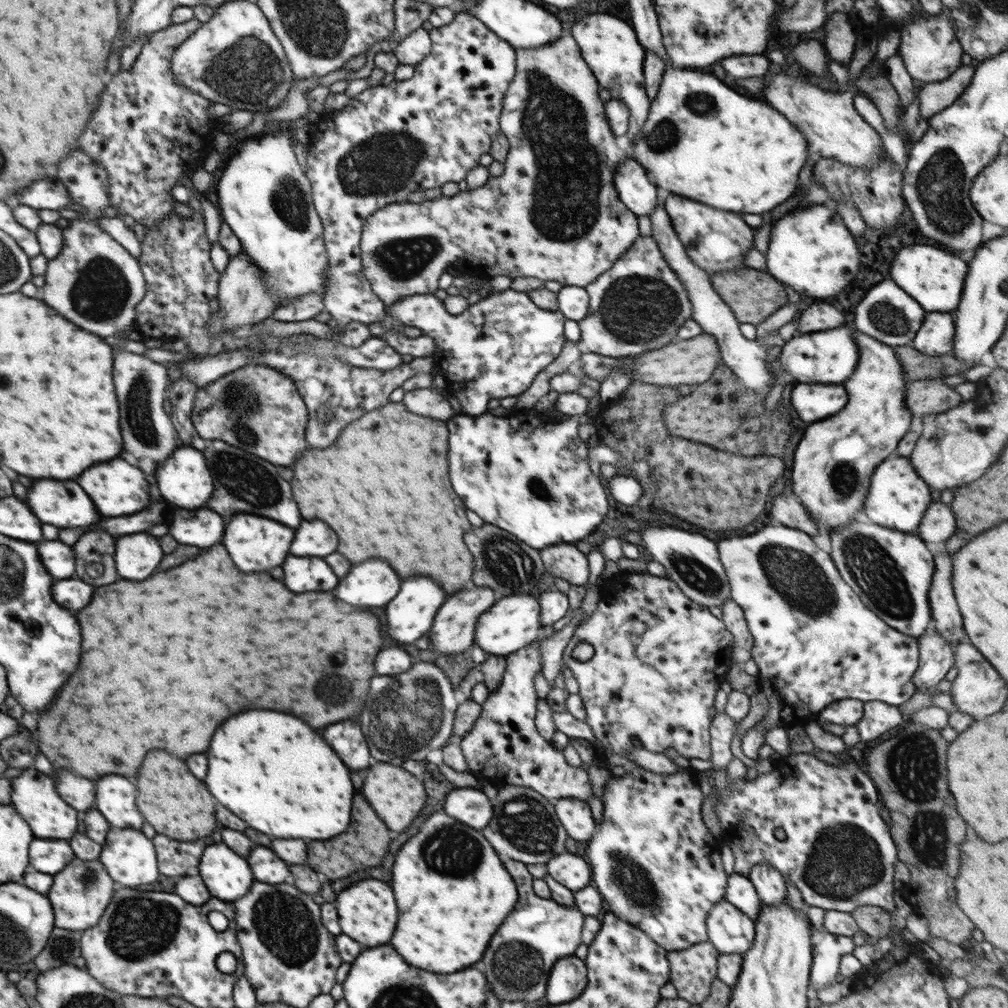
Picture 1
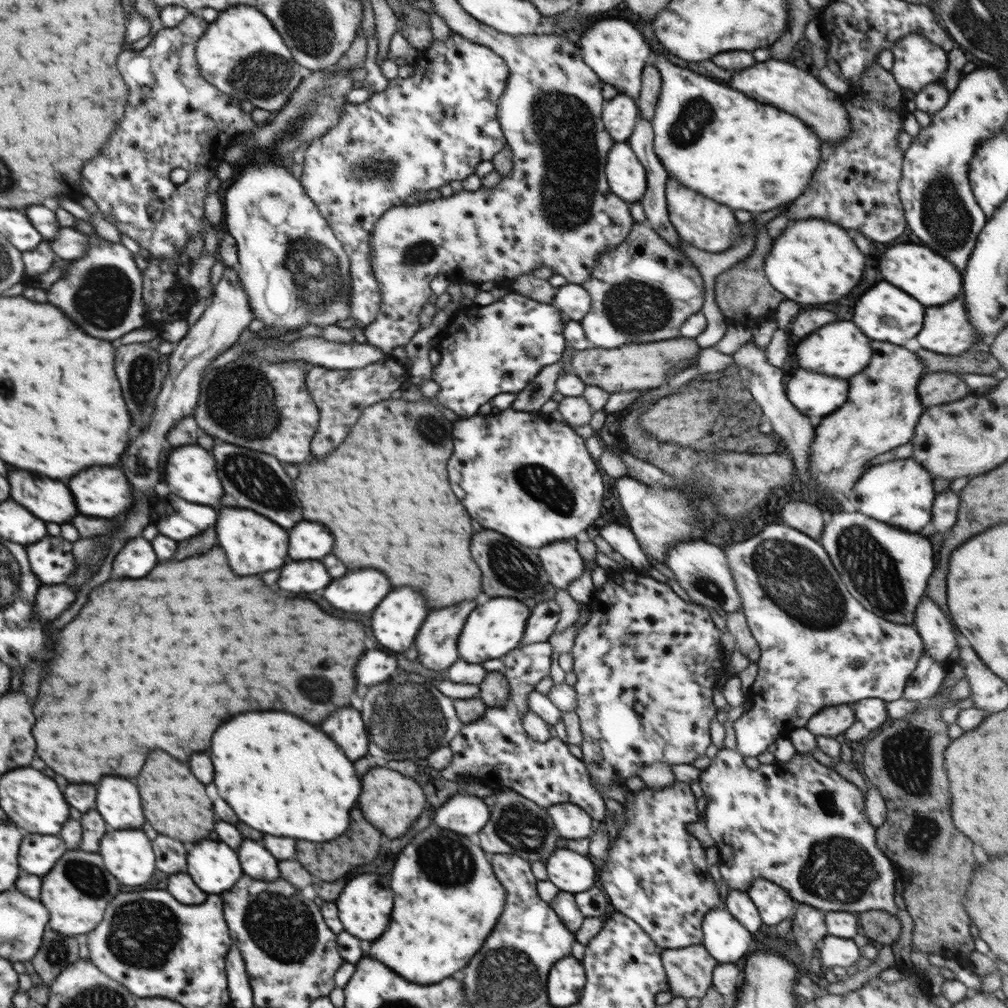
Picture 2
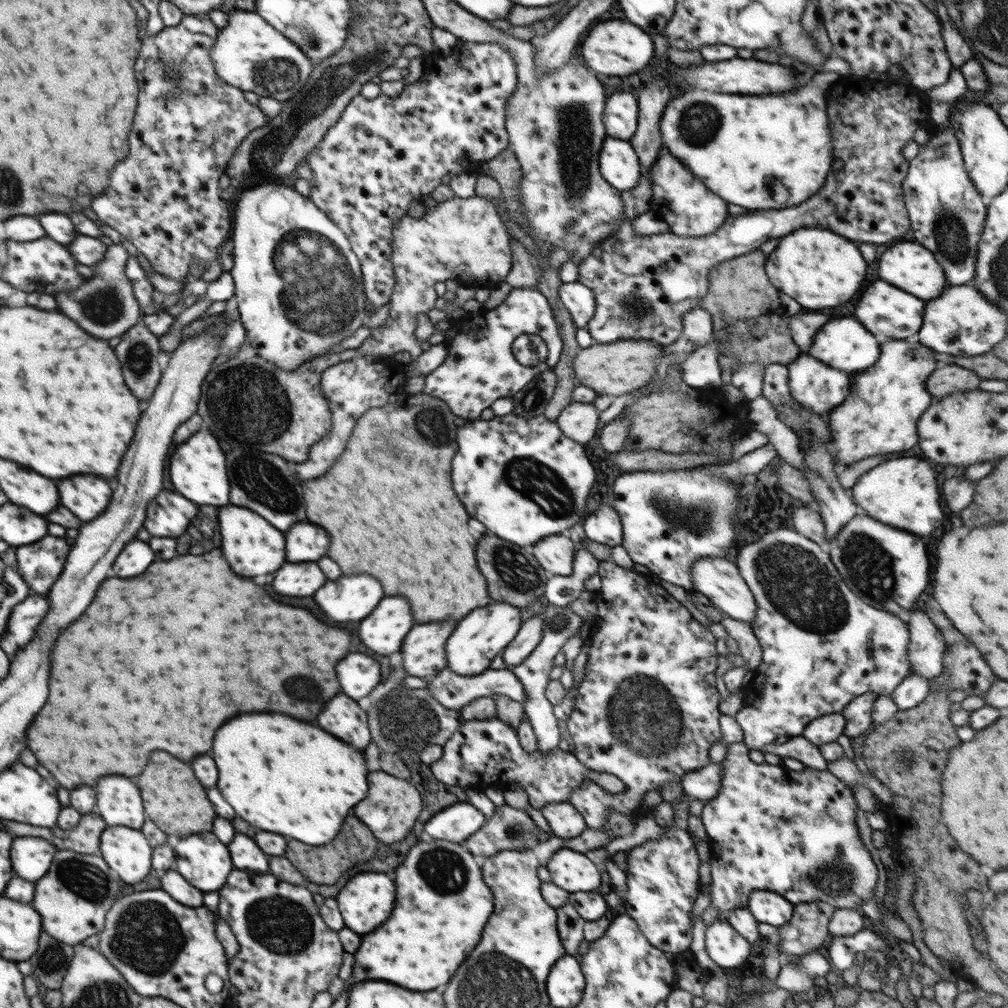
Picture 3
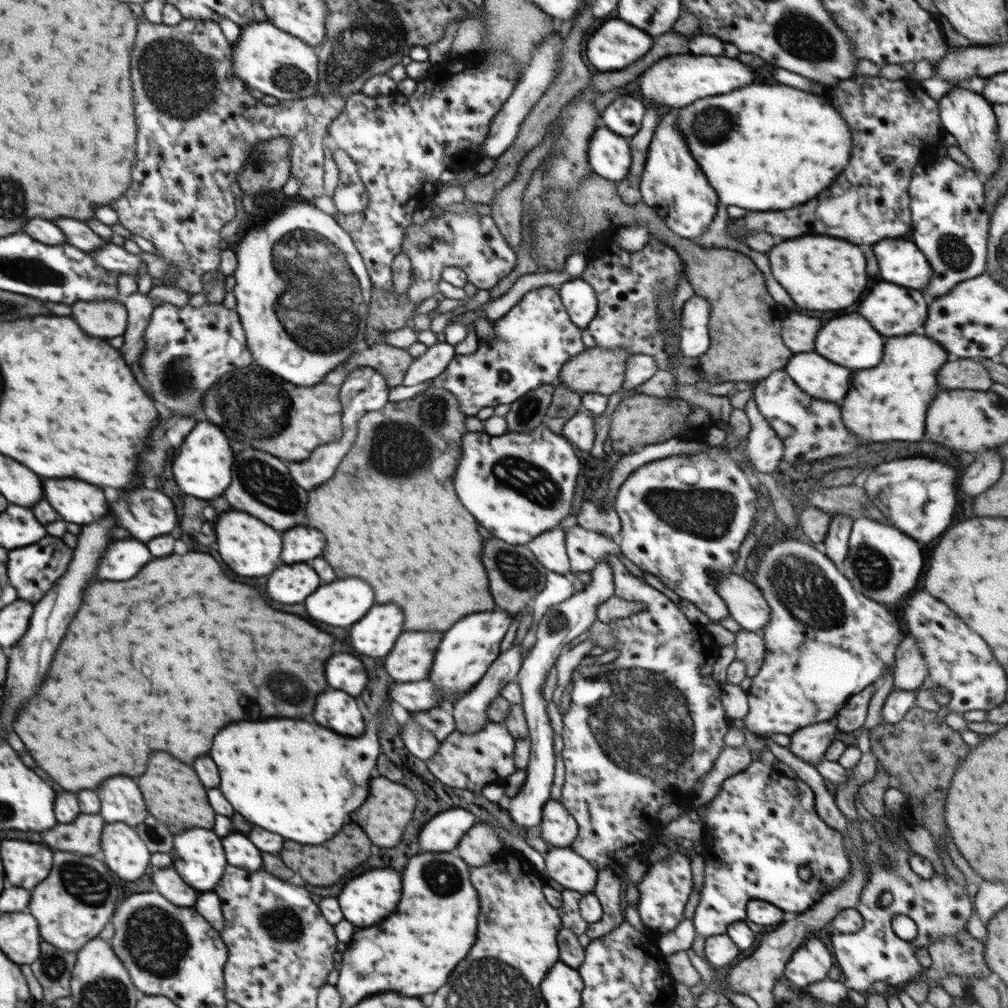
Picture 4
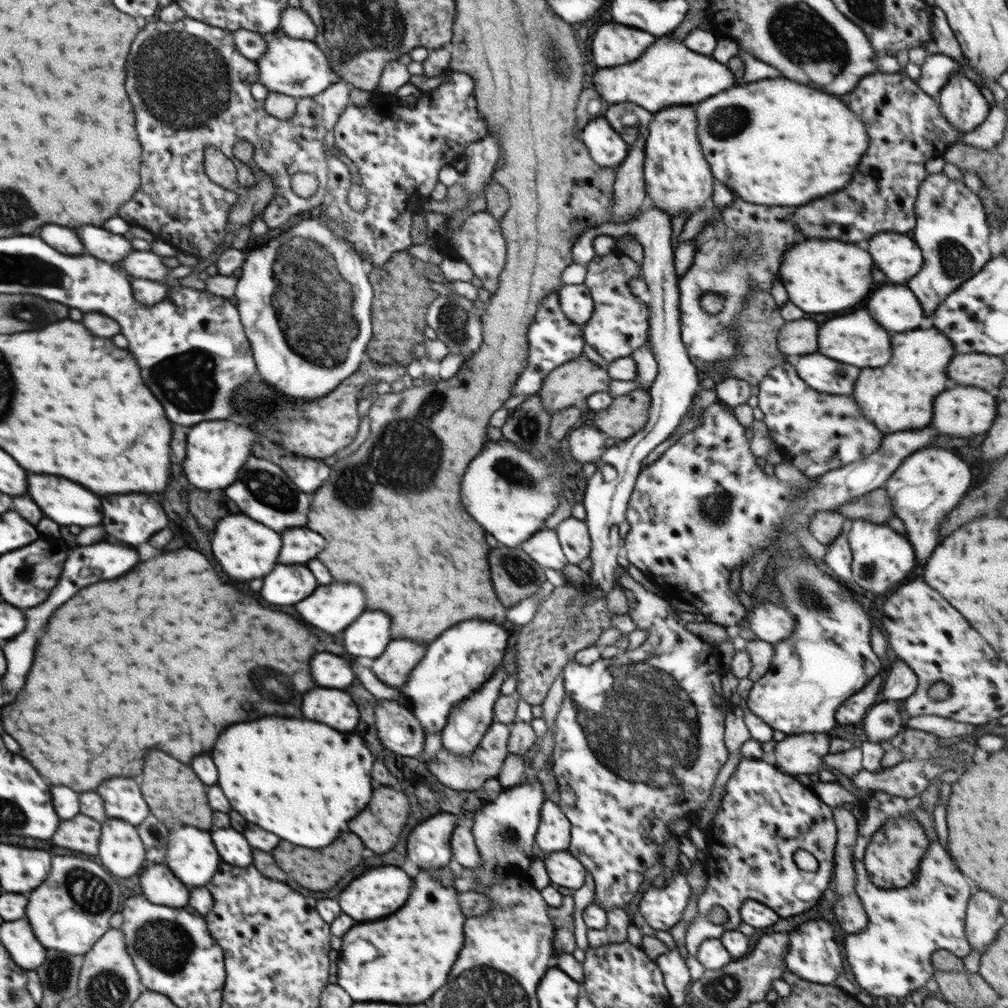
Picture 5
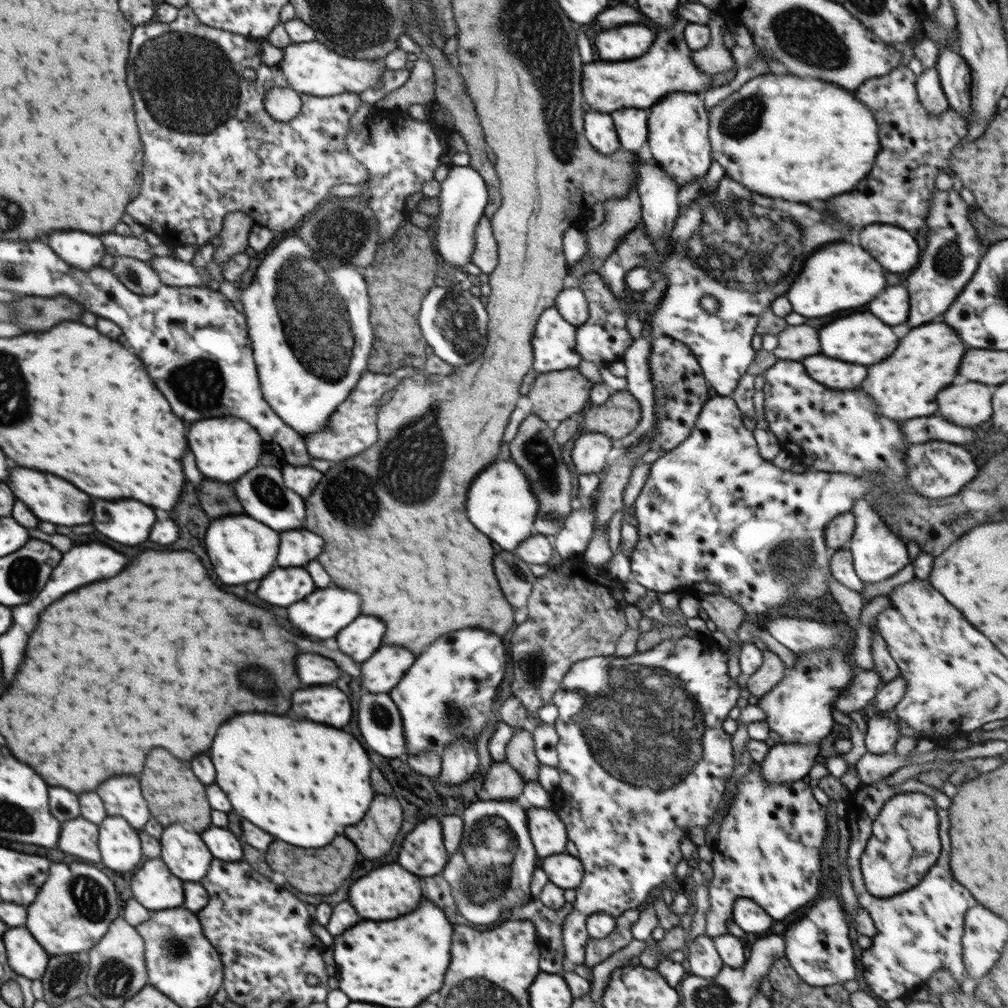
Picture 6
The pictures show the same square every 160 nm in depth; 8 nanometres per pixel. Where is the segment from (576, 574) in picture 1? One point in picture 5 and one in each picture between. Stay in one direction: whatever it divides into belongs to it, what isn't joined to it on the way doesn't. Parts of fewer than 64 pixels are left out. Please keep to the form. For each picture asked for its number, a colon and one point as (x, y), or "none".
2: (561, 561)
3: (555, 553)
4: (549, 548)
5: (544, 547)

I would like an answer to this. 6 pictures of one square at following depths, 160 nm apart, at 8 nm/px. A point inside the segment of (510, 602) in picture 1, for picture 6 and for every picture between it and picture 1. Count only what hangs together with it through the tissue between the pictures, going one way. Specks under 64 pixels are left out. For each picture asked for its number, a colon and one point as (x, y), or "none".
2: (494, 629)
3: (484, 633)
4: (472, 645)
5: (459, 662)
6: (448, 693)

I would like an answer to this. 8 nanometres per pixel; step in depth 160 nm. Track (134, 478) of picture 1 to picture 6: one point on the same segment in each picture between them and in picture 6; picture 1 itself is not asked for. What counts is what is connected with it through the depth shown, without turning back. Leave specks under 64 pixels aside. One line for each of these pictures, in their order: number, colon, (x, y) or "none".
2: (101, 491)
3: (87, 496)
4: (78, 502)
5: (66, 502)
6: (50, 498)

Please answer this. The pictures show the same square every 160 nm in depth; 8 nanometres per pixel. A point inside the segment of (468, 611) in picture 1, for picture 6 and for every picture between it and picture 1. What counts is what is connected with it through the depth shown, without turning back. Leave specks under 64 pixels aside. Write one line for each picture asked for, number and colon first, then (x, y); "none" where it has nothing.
2: (436, 644)
3: (424, 650)
4: (411, 660)
5: (394, 667)
6: (382, 673)

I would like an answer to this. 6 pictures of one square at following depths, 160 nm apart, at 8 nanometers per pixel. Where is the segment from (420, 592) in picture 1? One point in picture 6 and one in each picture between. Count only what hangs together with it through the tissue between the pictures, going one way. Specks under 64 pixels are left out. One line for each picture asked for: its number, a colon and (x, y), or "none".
2: (395, 623)
3: (383, 631)
4: (375, 634)
5: (368, 636)
6: (358, 640)

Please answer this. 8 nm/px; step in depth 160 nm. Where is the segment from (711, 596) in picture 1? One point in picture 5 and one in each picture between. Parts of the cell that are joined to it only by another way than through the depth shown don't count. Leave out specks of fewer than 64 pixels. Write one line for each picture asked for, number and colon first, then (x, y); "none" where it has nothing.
2: (701, 569)
3: (719, 580)
4: (746, 604)
5: (770, 623)

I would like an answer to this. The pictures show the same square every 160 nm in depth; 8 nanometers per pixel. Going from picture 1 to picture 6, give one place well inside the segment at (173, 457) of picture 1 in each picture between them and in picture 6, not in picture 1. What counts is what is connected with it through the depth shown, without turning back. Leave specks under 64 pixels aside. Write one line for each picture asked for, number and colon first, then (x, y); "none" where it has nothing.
2: (189, 471)
3: (198, 468)
4: (206, 471)
5: (216, 450)
6: (226, 448)

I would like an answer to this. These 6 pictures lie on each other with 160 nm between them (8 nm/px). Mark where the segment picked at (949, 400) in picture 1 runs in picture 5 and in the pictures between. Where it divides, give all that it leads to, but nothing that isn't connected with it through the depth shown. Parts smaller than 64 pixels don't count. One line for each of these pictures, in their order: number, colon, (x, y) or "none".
2: (936, 388)
3: (950, 379)
4: (965, 373)
5: (987, 372)

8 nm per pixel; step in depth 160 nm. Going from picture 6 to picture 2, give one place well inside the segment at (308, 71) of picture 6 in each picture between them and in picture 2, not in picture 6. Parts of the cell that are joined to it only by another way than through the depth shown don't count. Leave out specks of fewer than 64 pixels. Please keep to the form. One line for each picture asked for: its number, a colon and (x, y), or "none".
2: (241, 53)
3: (249, 53)
4: (266, 58)
5: (297, 68)

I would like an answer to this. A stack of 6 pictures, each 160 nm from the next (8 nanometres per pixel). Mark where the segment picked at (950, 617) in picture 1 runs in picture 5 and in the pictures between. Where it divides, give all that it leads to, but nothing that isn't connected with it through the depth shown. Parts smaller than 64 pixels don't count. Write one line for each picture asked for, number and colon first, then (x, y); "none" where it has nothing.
2: (934, 627)
3: (927, 646)
4: (909, 672)
5: (902, 682)

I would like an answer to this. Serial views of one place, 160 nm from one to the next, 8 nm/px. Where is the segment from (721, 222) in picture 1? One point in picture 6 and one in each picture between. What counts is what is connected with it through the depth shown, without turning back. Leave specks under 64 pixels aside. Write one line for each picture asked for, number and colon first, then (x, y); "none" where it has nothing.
2: (711, 227)
3: (688, 207)
4: (672, 183)
5: (677, 177)
6: (678, 126)

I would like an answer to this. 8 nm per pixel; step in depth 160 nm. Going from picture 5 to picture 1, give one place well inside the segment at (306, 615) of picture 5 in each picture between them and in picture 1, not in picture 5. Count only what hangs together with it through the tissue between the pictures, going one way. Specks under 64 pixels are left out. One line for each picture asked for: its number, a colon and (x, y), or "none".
1: (373, 583)
2: (361, 591)
3: (348, 599)
4: (343, 602)

